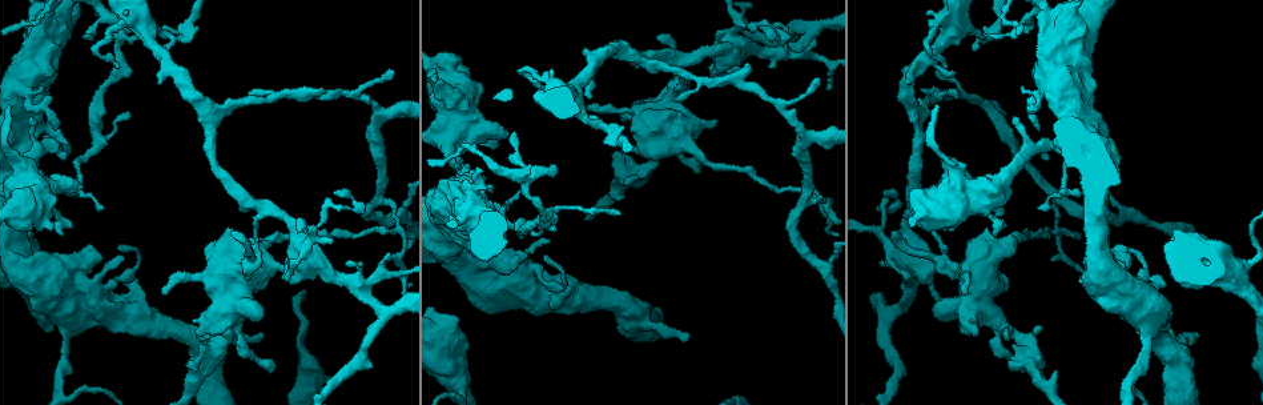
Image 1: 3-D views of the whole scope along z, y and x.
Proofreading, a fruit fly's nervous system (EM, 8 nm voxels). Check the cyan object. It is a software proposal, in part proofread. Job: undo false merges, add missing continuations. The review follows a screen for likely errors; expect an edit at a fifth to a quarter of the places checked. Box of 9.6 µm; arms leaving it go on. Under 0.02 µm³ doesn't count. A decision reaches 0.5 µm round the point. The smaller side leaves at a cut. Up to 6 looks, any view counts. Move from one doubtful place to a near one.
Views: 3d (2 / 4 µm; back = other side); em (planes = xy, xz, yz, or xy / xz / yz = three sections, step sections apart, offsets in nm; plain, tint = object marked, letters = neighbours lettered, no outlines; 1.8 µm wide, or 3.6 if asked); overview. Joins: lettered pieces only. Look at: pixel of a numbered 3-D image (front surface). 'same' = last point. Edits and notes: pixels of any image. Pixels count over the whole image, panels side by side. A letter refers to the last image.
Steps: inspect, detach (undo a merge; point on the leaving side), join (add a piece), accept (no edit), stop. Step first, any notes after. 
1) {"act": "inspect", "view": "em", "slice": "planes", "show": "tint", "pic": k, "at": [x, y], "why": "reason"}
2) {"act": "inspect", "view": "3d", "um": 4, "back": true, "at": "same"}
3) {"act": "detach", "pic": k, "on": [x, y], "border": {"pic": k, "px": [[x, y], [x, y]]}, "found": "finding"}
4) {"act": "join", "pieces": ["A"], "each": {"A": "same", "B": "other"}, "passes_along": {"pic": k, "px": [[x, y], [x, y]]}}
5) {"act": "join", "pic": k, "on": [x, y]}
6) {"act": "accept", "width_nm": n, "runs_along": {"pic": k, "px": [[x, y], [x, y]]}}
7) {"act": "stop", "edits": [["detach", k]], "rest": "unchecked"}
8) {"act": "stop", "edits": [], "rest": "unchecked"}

{"act": "inspect", "view": "3d", "um": 4, "pic": 1, "at": [1087, 85], "why": "calibre changes"}

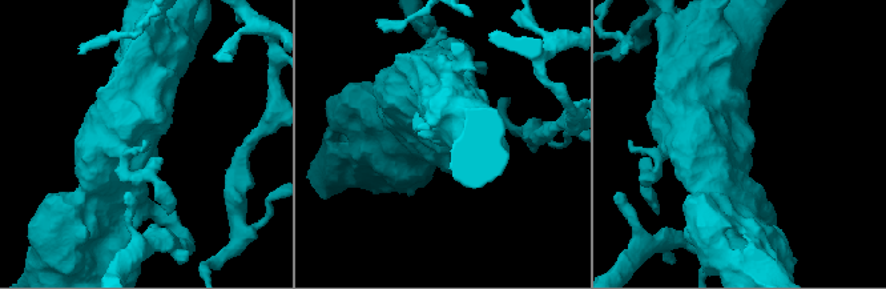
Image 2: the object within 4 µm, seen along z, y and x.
{"act": "inspect", "view": "em", "um": 3.6, "slice": "planes", "show": "tint", "pic": 2, "at": [738, 139], "why": "shape alone is not enough"}

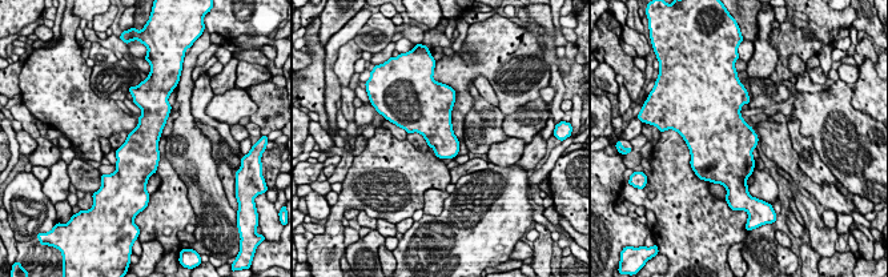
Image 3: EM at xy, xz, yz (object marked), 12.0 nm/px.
{"act": "inspect", "view": "em", "um": 3.6, "slice": "planes", "show": "letters", "at": "same", "why": "what lies round it"}

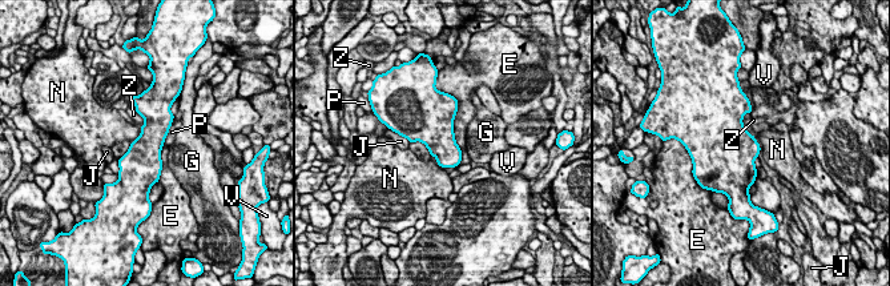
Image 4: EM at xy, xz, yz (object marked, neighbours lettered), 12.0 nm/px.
{"act": "accept", "each": {"E": "other", "G": "other", "J": "other", "N": "other", "P": "other", "V": "other", "Z": "other"}, "border": {"pic": 4, "px": [[141, 127], [141, 133], [132, 142]]}, "found": "continuous, no second neuron"}

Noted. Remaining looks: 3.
{"act": "inspect", "view": "em", "slice": "yz", "step": 16, "show": "tint", "pic": 1, "at": [83, 185], "why": "thick end"}

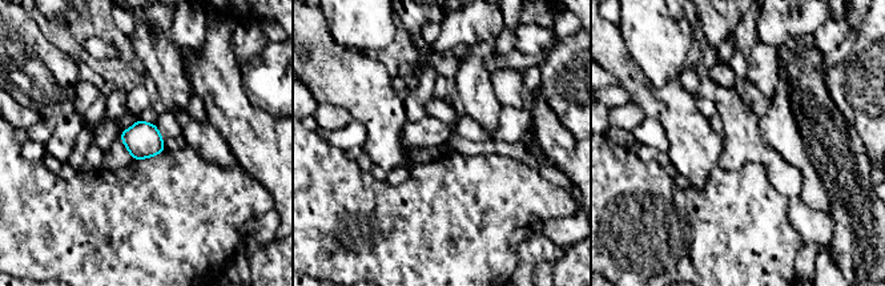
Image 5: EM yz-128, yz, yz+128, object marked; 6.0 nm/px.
{"act": "inspect", "view": "em", "slice": "planes", "show": "letters", "at": "same", "why": "another direction"}

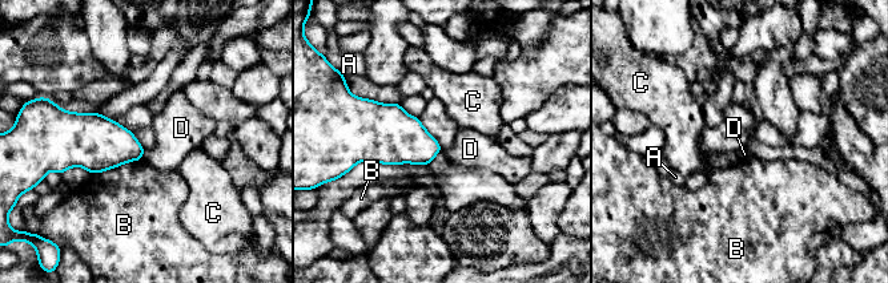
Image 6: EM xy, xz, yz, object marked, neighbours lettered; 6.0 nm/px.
{"act": "accept", "each": {"A": "other", "B": "other", "C": "other", "D": "other"}, "border": {"pic": 6, "px": [[144, 150], [141, 158]]}, "found": "none of them fits"}

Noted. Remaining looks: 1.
{"act": "stop", "edits": [], "rest": "unchecked"}

